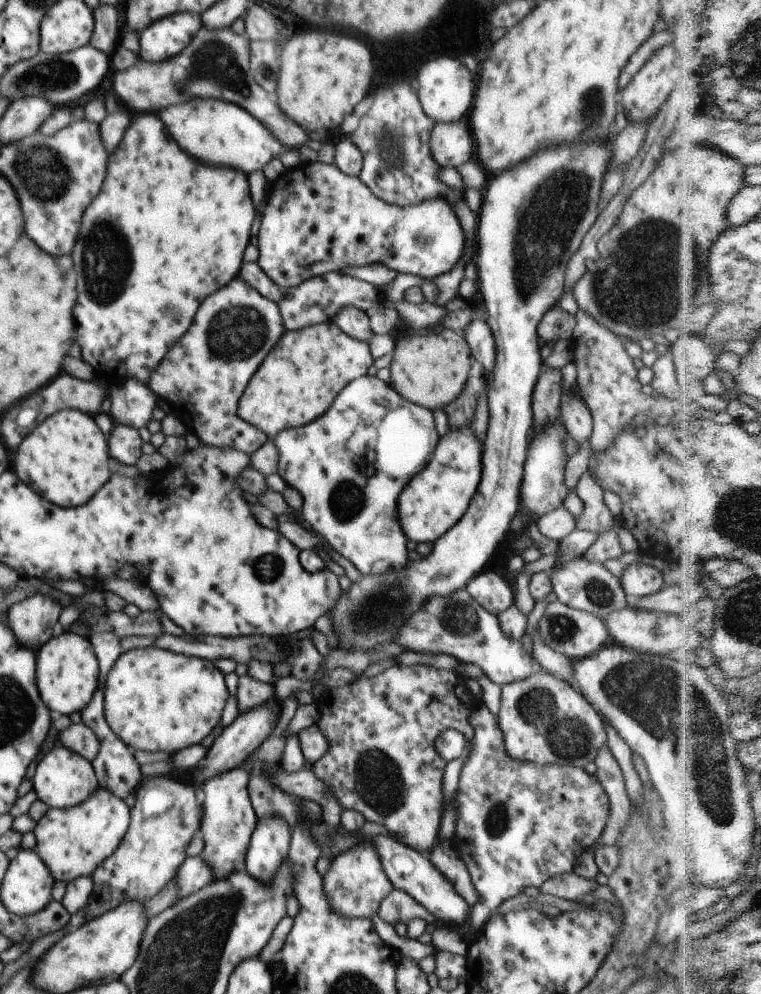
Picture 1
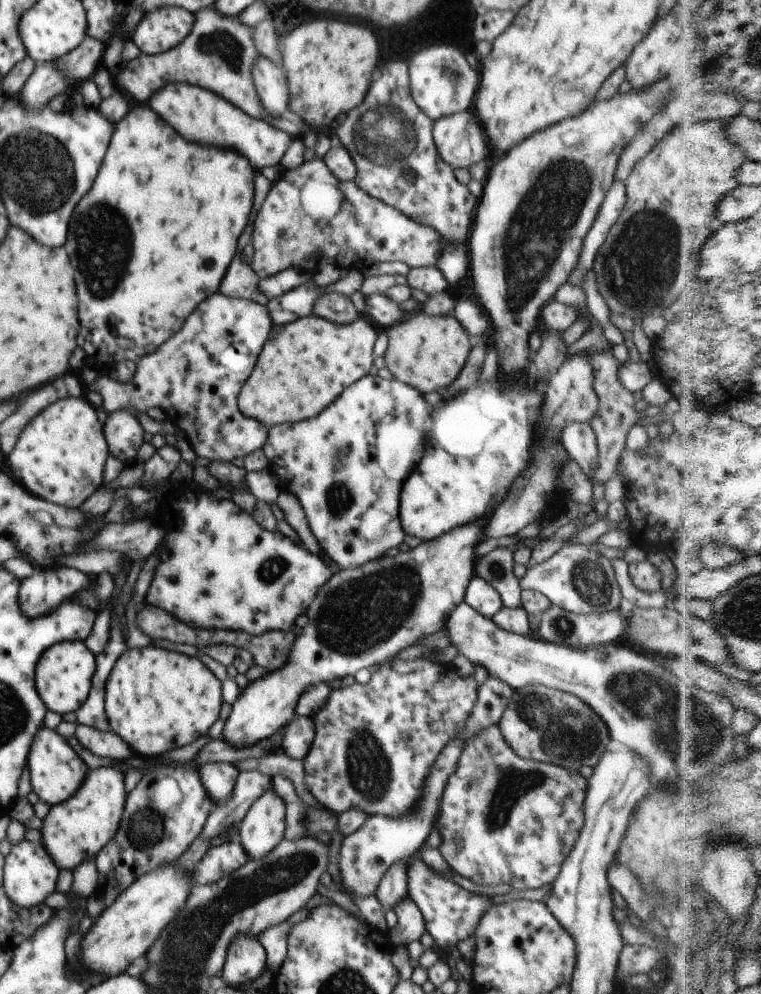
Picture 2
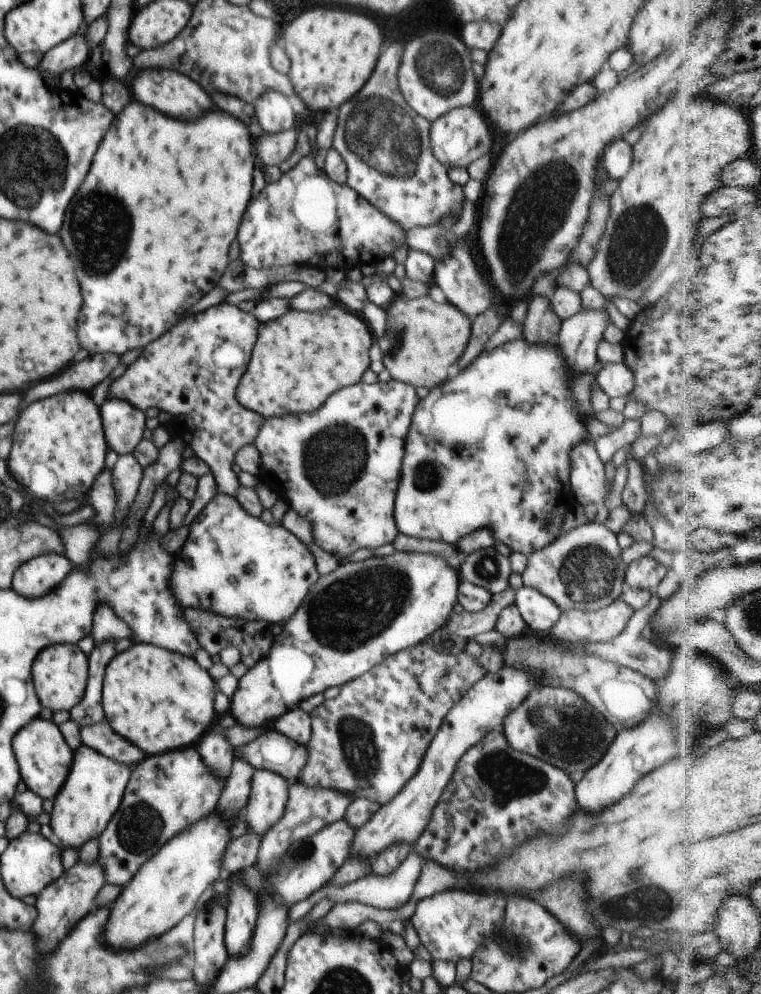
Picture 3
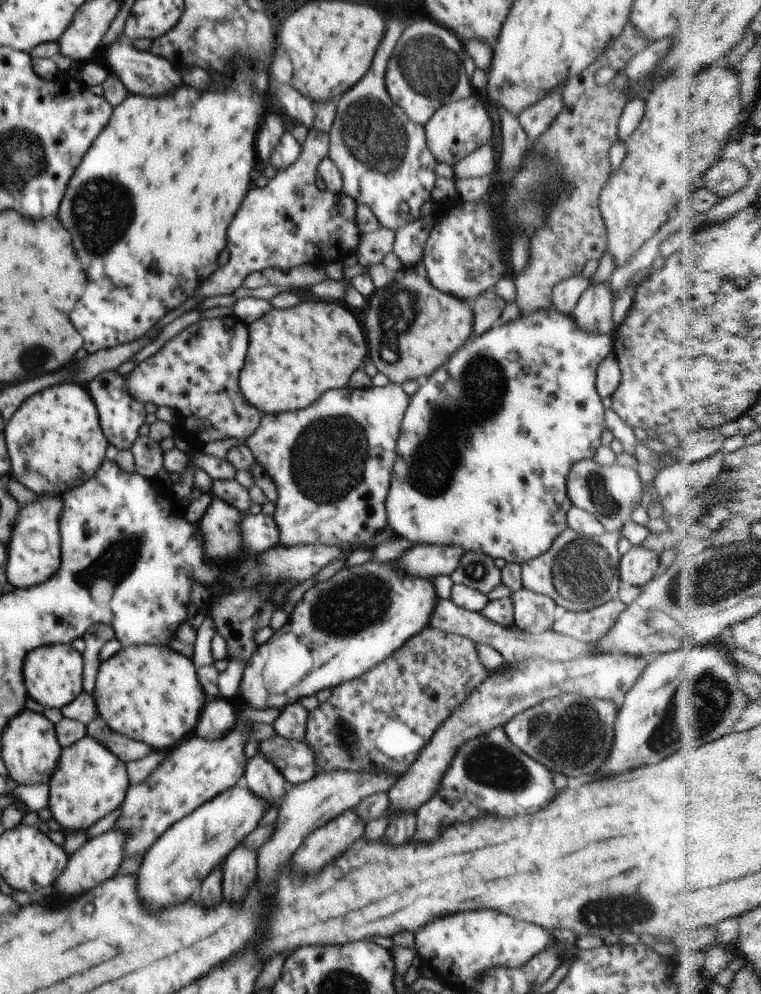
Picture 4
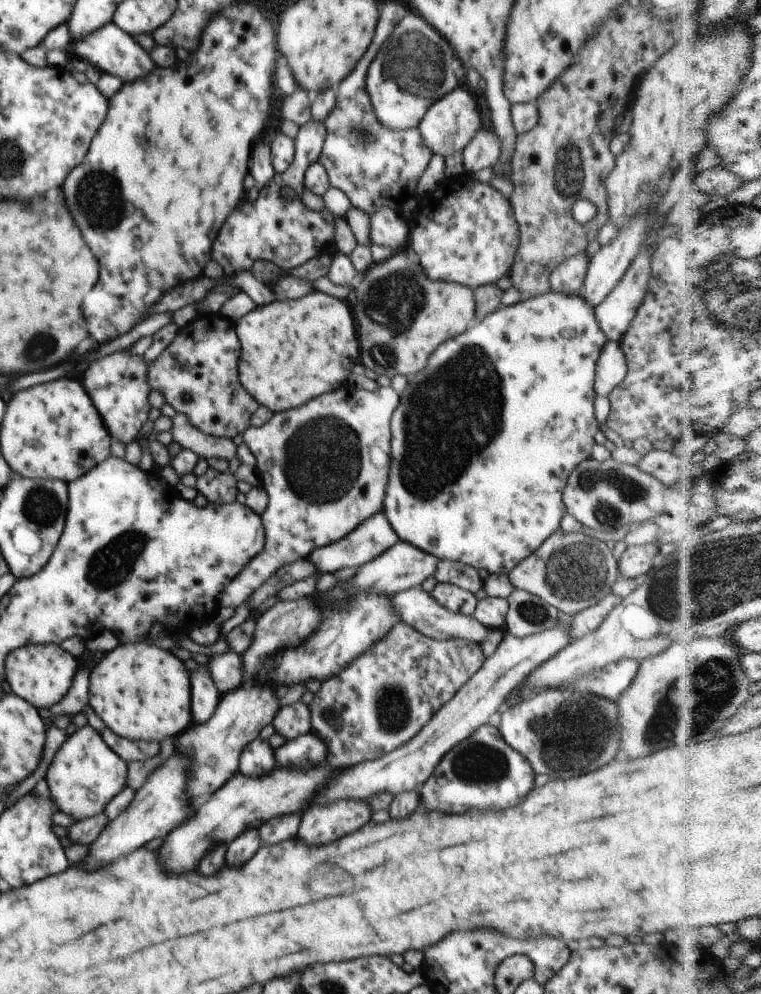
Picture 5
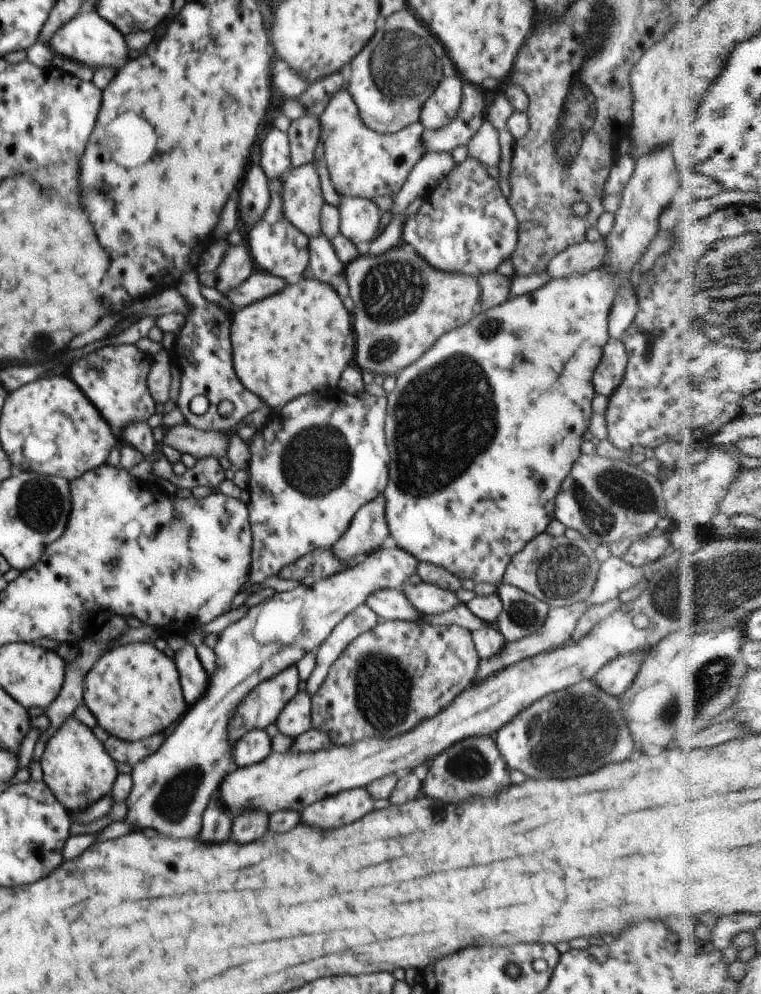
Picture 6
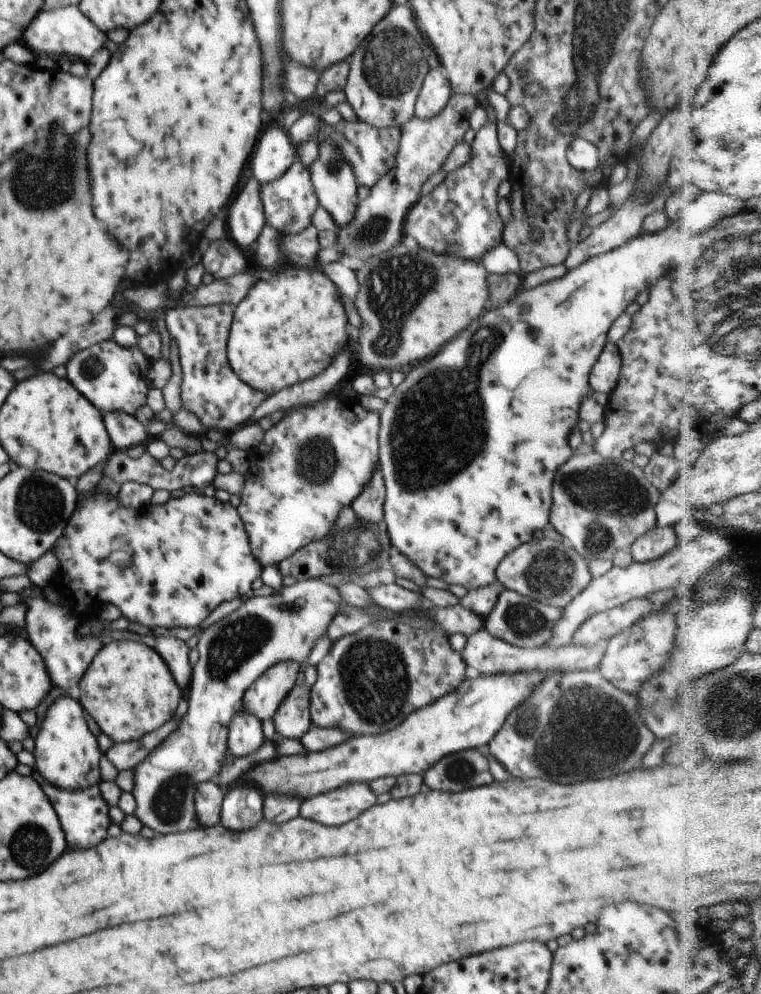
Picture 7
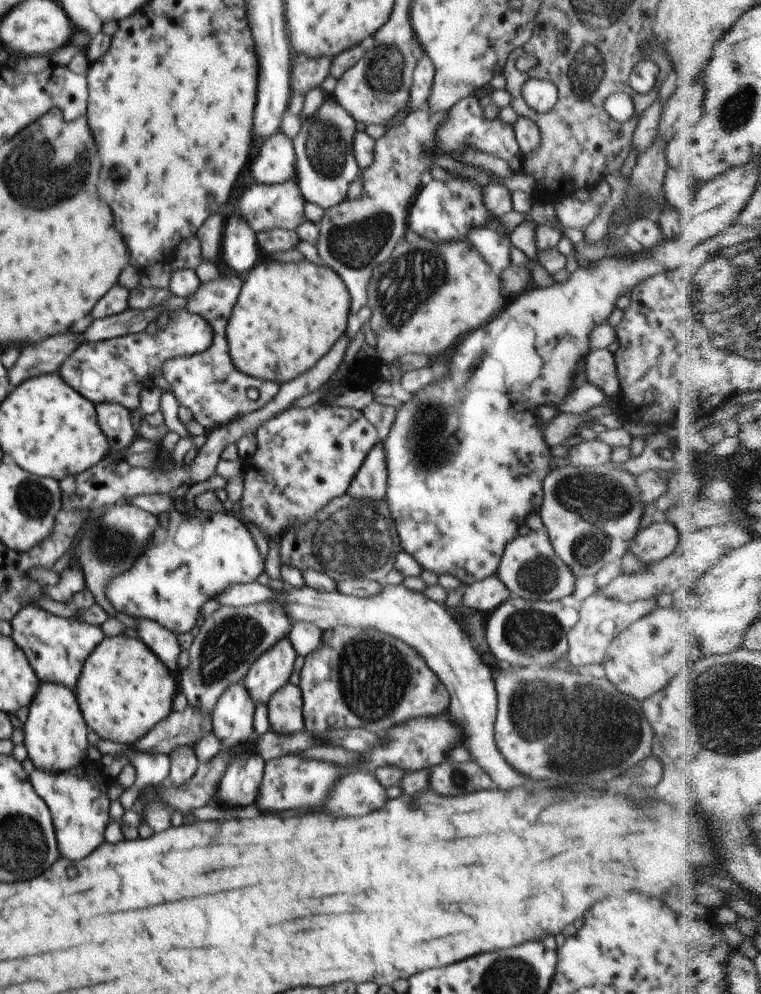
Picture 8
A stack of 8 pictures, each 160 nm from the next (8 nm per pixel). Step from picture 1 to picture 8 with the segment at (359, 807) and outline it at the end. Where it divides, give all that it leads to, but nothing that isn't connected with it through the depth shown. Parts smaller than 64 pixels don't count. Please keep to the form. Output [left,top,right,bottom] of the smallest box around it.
[300,627,450,735]

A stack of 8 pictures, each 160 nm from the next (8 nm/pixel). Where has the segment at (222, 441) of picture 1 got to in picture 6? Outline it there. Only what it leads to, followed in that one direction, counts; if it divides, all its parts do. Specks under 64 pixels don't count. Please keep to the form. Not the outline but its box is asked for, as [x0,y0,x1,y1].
[172,270,264,434]

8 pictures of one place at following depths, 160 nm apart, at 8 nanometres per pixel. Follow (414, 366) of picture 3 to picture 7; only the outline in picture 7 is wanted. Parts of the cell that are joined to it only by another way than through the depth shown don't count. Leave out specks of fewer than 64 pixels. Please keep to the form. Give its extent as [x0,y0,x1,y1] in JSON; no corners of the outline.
[355,244,487,371]

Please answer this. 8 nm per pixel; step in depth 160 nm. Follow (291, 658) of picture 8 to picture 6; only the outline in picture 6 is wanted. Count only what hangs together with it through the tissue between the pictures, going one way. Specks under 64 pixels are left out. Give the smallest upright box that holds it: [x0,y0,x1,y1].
[227,665,300,750]

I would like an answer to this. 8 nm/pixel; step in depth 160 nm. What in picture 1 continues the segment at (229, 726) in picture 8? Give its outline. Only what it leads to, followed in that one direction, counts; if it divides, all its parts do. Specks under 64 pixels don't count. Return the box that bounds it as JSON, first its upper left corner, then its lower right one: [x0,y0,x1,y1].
[245,817,291,883]

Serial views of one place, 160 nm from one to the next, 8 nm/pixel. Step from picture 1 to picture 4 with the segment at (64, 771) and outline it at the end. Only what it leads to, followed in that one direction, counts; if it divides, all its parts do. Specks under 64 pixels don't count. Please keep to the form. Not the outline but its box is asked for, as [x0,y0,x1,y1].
[1,707,63,785]

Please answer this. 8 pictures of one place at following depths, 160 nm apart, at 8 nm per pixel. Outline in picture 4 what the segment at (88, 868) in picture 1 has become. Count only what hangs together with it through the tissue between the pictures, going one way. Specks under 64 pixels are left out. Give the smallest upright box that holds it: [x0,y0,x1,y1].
[48,735,129,832]

